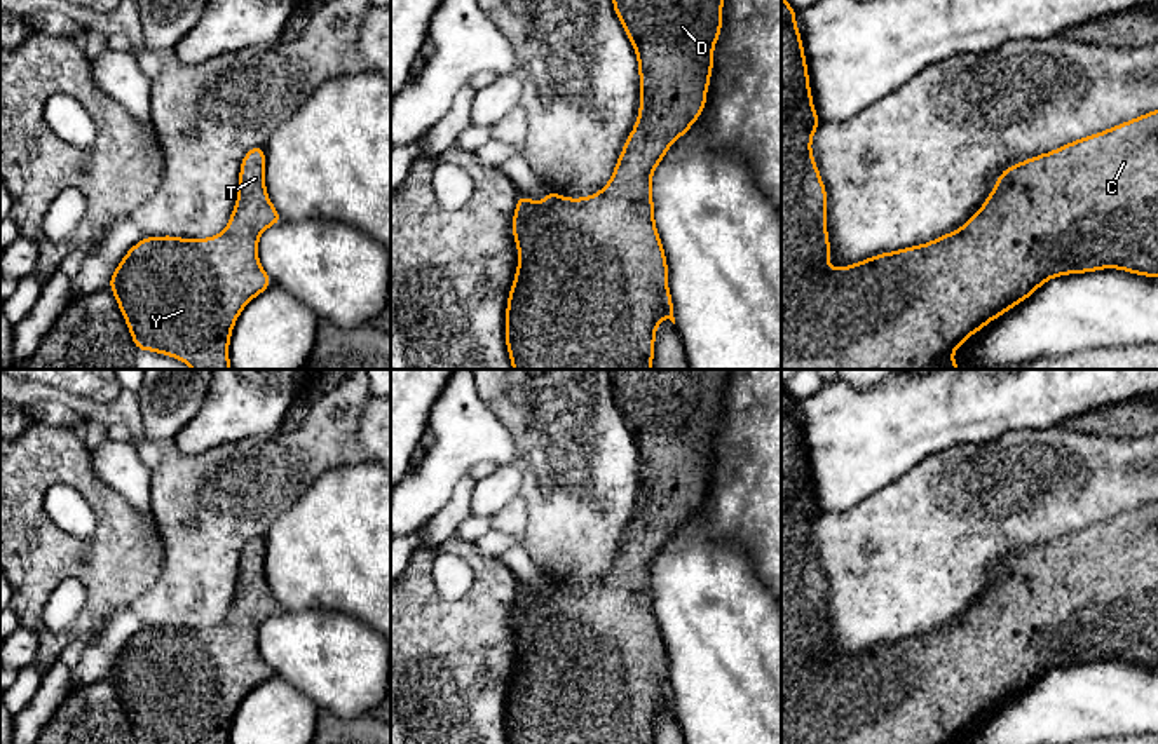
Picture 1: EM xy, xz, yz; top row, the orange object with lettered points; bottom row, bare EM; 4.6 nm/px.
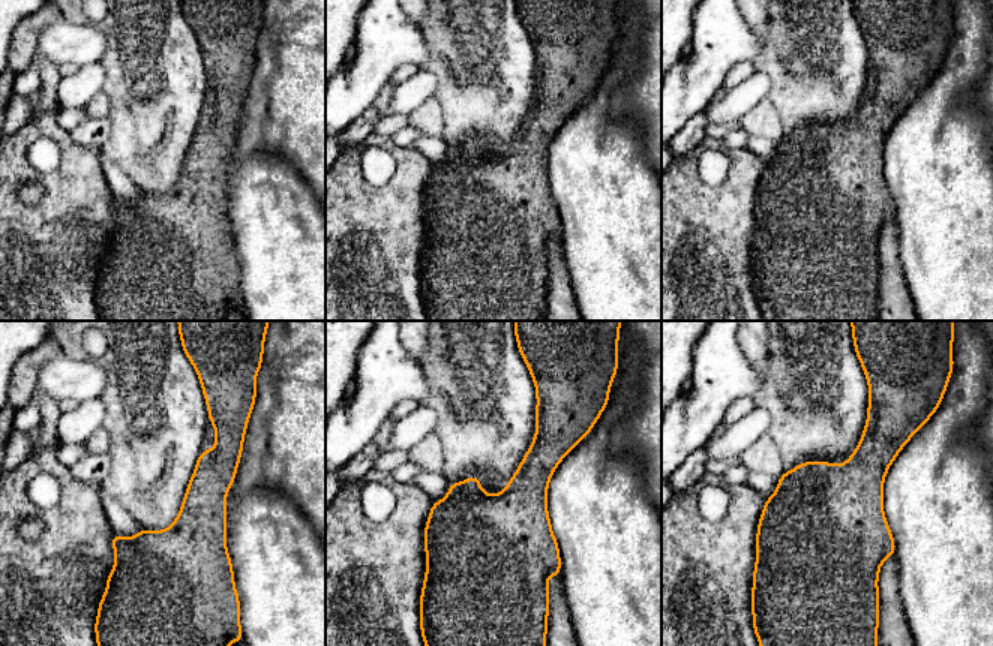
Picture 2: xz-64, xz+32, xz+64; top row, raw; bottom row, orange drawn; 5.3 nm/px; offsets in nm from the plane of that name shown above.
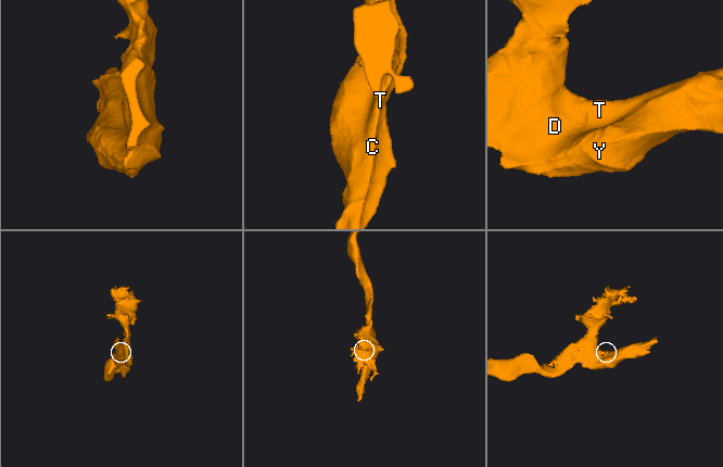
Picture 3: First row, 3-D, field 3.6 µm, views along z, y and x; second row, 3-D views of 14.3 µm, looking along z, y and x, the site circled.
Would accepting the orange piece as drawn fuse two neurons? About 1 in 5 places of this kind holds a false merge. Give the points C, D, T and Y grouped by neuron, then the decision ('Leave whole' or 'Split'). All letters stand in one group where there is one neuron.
Groups: C D T Y. Leave whole

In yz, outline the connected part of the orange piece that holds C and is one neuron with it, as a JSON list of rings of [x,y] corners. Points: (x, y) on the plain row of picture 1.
[[[781,383],[781,744],[954,744],[970,725],[978,723],[991,709],[996,711],[1027,690],[1052,667],[1102,659],[1120,659],[1149,669],[1158,667],[1158,500],[1003,559],[980,601],[950,624],[928,634],[875,645],[851,657],[828,659],[827,578],[811,544],[811,531],[820,517],[820,509],[813,495],[802,427],[795,415],[797,402]]]

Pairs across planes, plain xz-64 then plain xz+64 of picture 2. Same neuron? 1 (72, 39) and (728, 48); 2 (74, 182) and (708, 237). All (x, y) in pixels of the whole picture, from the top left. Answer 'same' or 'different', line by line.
1: same
2: same

